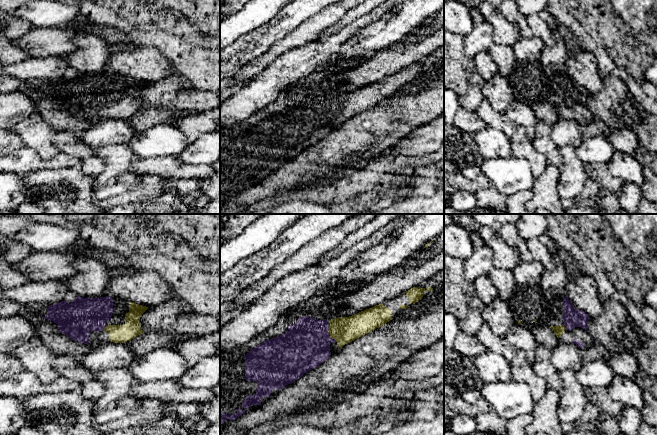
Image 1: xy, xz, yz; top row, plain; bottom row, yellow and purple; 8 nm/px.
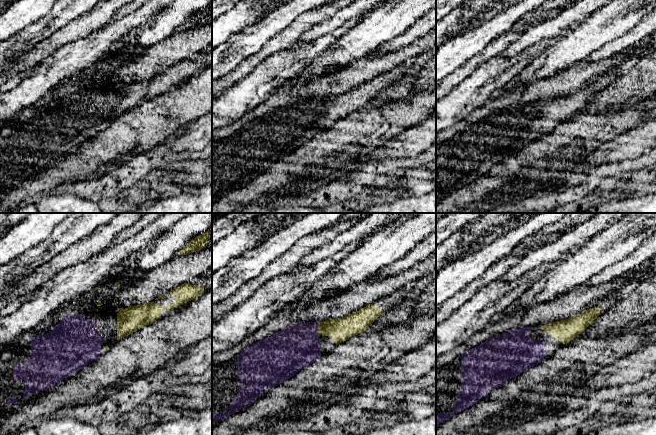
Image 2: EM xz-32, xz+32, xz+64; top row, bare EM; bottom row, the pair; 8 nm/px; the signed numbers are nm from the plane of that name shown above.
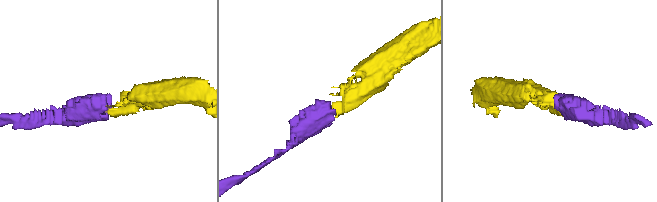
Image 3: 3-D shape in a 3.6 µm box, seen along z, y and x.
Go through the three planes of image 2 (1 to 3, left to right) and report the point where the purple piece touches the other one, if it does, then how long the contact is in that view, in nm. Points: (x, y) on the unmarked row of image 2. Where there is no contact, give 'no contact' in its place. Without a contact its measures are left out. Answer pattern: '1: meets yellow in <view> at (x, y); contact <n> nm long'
1: no contact
2: meets yellow in xz+32 at (317, 104); contact 80 nm long
3: no contact

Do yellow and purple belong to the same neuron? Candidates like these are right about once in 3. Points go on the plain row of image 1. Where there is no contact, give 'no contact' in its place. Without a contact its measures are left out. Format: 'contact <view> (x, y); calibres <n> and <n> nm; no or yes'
contact xz (331, 113); calibres 220 and 380 nm; yes

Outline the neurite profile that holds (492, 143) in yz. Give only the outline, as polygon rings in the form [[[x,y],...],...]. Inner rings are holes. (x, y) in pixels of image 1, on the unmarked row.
[[[485,127],[473,133],[472,136],[484,160],[512,156],[510,137],[502,131]]]

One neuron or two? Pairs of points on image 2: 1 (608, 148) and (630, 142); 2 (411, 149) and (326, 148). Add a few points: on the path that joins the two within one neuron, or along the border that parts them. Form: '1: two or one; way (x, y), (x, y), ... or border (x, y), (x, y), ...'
1: one; way (613, 148), (625, 146)
2: two; border (395, 136), (378, 145), (360, 161)

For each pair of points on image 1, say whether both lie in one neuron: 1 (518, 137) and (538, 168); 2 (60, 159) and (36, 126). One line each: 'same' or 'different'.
1: same
2: different

